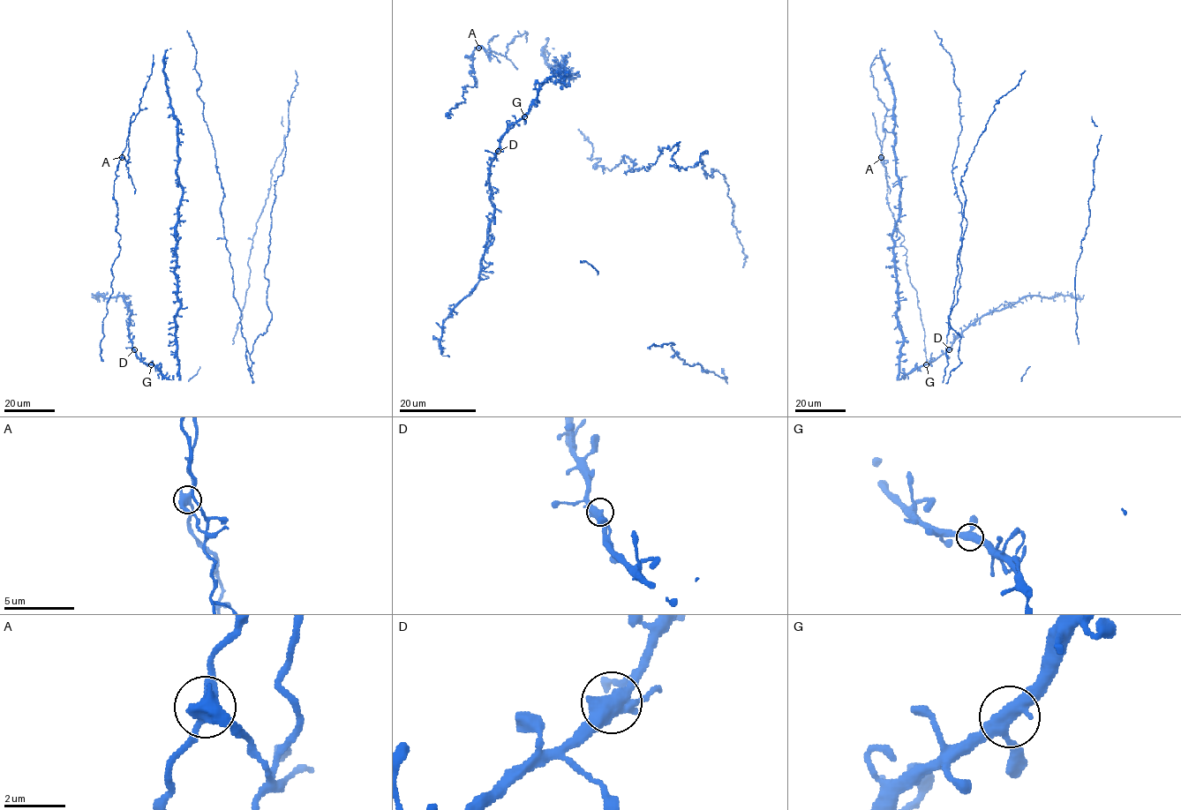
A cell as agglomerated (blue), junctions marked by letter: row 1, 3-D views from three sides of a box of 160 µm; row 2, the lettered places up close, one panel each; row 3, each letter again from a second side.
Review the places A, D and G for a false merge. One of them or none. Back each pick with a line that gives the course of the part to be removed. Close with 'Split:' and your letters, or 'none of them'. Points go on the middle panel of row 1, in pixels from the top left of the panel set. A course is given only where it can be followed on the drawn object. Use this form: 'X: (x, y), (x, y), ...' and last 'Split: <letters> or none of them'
A: (479, 47), (487, 53), (491, 50), (487, 43), (497, 34)
Split: A

